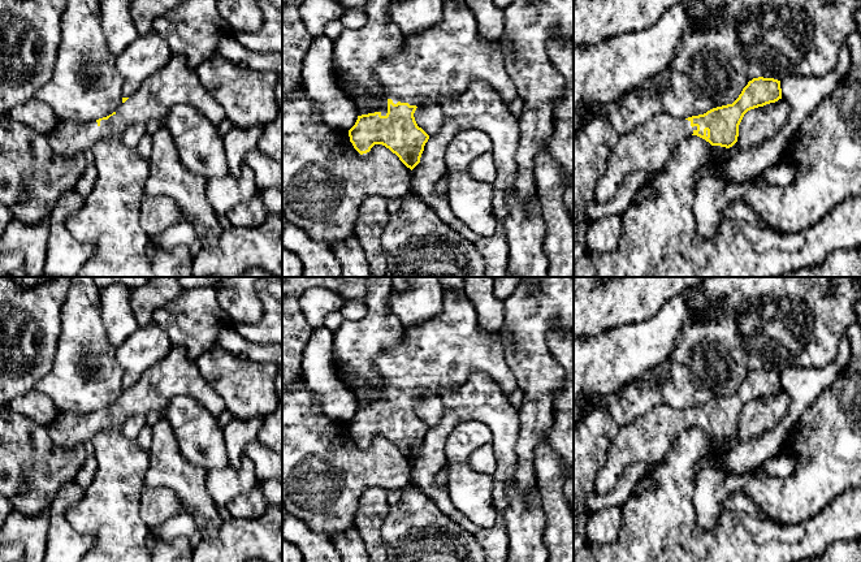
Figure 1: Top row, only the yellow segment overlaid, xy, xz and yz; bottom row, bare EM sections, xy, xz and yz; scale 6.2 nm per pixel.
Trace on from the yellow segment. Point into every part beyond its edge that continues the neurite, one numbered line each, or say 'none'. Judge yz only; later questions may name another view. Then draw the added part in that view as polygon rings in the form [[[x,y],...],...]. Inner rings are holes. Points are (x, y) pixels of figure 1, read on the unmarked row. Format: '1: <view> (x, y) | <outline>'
1: yz (649, 437) | [[[661,403],[636,418],[632,423],[620,425],[607,450],[606,462],[596,477],[596,492],[601,494],[610,492],[624,470],[635,463],[648,462],[653,464],[662,461],[675,445],[680,433],[692,428],[695,422],[697,422],[697,418],[692,419],[691,412]]]

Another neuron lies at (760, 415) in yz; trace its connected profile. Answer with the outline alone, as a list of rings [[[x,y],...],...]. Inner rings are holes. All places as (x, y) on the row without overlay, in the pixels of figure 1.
[[[783,389],[748,402],[739,416],[737,433],[730,440],[711,437],[713,450],[726,453],[731,445],[756,438],[773,429],[783,419],[789,405],[791,398]]]

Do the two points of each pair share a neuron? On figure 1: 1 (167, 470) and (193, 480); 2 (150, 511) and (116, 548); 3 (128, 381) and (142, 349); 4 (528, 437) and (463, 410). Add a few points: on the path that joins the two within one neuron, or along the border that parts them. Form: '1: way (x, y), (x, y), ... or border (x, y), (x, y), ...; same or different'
1: way (173, 472), (186, 480); same
2: border (143, 488), (139, 515), (152, 526); different
3: way (132, 374), (134, 357); same
4: border (519, 409), (519, 436), (515, 454); different

